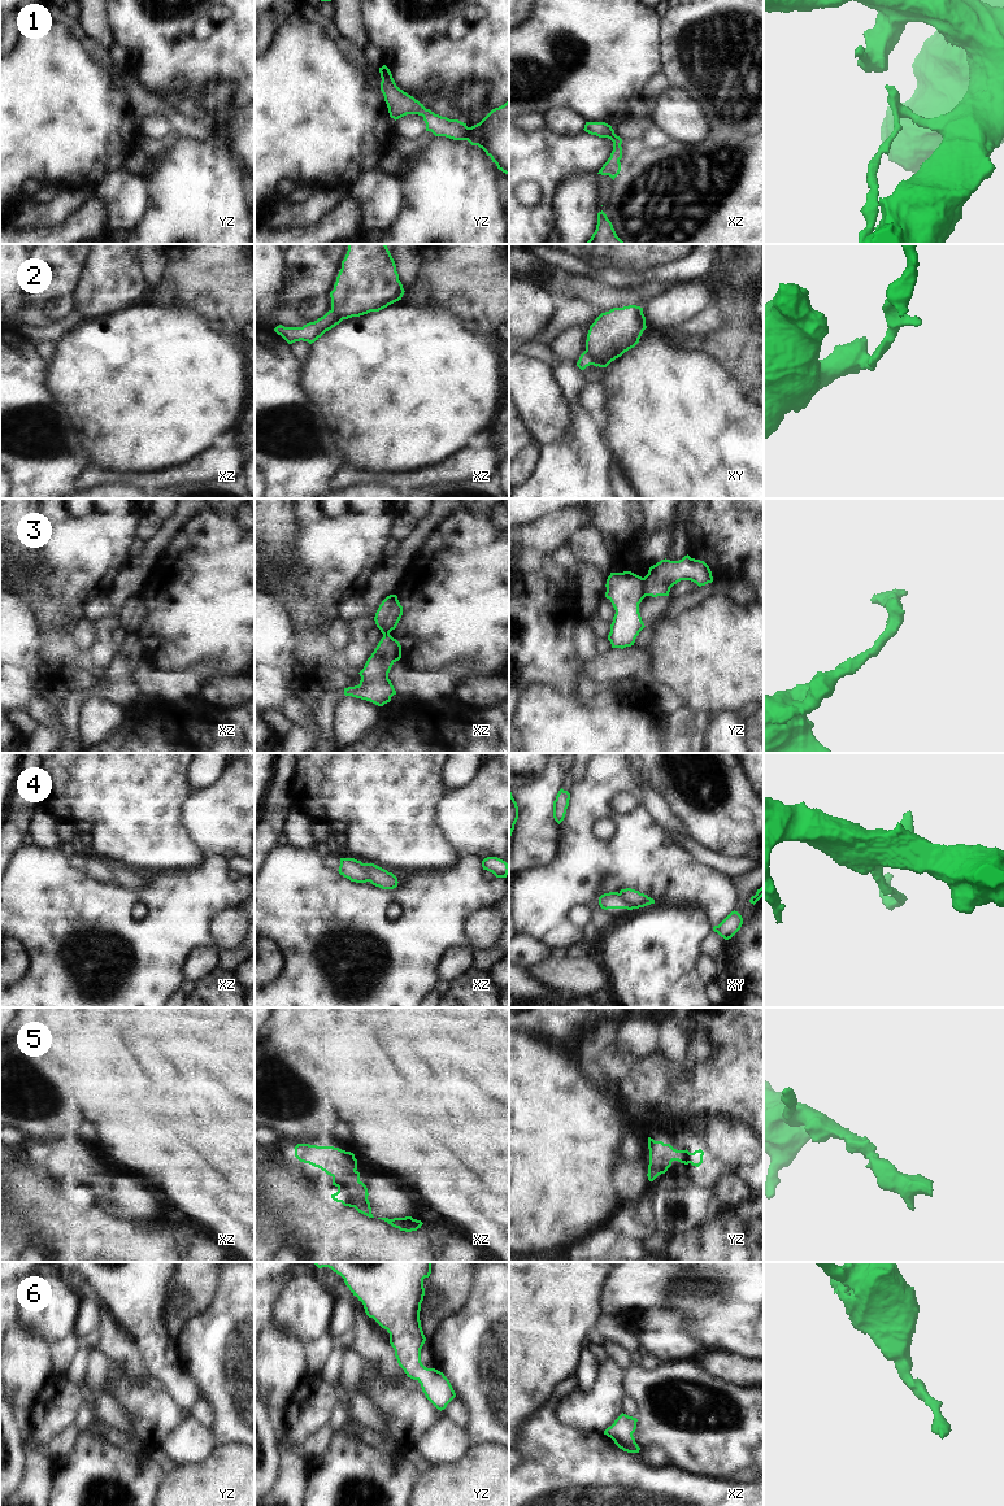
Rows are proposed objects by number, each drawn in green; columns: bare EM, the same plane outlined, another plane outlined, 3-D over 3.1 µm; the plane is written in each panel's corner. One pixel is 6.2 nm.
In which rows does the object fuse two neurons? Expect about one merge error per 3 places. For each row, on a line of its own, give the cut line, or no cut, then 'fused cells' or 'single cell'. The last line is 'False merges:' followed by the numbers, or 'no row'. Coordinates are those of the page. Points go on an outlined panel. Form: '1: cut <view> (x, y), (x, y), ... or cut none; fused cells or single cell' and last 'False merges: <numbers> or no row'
1: cut none; single cell
2: cut xy (586, 349), (599, 365); fused cells
3: cut yz (643, 578), (647, 586), (647, 595); fused cells
4: cut xz (363, 864), (365, 876), (369, 880); fused cells
5: cut none; single cell
6: cut none; single cell
False merges: 2, 3, 4

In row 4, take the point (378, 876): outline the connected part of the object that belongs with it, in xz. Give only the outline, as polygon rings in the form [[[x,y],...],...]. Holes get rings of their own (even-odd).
[[[364,863],[368,880],[382,889],[394,889],[397,887],[397,878],[387,870],[374,865]]]

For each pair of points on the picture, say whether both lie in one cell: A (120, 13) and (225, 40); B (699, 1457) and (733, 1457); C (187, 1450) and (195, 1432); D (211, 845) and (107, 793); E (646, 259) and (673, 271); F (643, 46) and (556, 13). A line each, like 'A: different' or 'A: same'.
A: same
B: same
C: same
D: different
E: different
F: same

